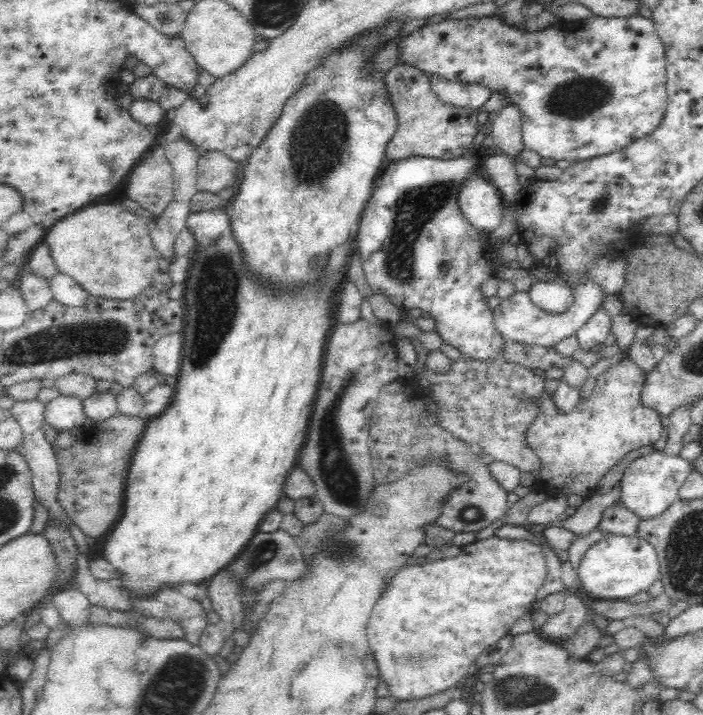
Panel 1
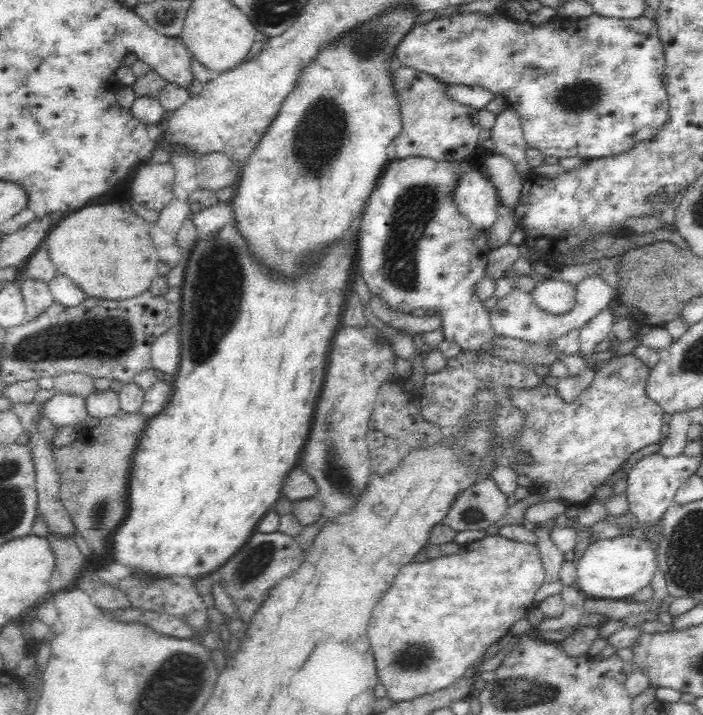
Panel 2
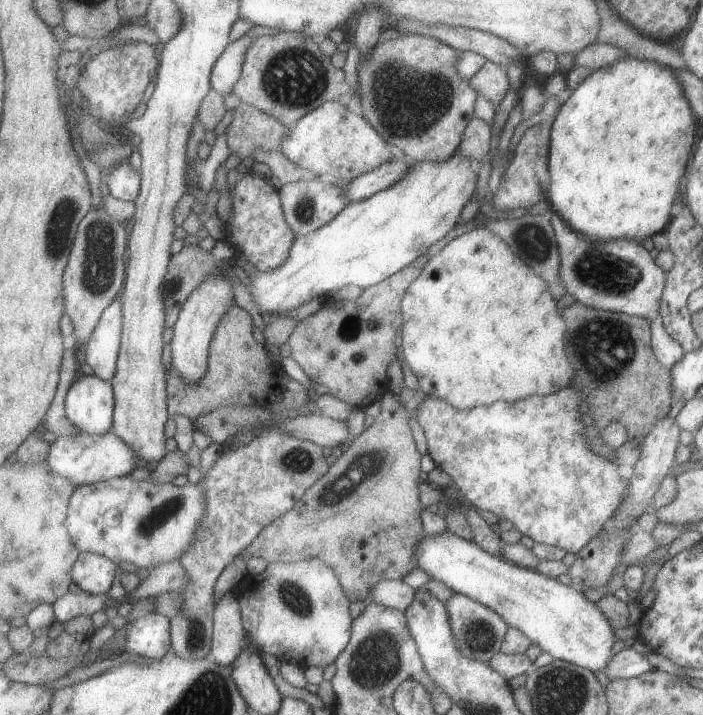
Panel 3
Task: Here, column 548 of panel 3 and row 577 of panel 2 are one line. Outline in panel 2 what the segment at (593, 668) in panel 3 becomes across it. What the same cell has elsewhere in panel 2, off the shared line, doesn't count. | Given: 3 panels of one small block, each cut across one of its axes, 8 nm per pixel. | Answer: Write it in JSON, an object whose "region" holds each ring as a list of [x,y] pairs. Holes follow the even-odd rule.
{"region":[[[635,534],[620,535],[609,539],[600,539],[587,546],[586,552],[576,561],[577,580],[575,586],[580,589],[587,598],[593,599],[631,599],[633,595],[648,586],[652,582],[658,570],[657,555],[650,547],[651,543],[643,537]]]}

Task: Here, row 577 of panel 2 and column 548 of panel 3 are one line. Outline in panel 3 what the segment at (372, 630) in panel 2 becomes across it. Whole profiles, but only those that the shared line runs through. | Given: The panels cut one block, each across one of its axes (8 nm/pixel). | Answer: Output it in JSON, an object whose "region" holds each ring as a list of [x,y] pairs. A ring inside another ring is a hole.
{"region":[[[571,385],[566,386],[552,394],[552,396],[532,396],[520,402],[496,402],[492,406],[476,406],[470,410],[456,410],[454,406],[450,406],[444,400],[438,400],[434,396],[426,396],[422,403],[416,409],[417,422],[422,427],[427,438],[427,448],[430,456],[433,458],[436,467],[440,467],[446,474],[448,474],[453,484],[462,492],[465,502],[469,508],[476,511],[486,510],[494,516],[498,516],[499,520],[508,520],[512,522],[516,530],[519,530],[524,536],[529,536],[536,543],[544,543],[552,546],[558,546],[562,550],[566,550],[568,554],[576,554],[580,552],[588,542],[594,537],[597,537],[602,528],[606,526],[609,519],[613,516],[619,508],[622,499],[625,498],[625,491],[627,490],[628,481],[624,480],[618,471],[618,466],[612,461],[594,454],[588,448],[586,442],[586,426],[581,422],[582,412],[579,411],[580,404],[584,402],[584,394],[580,394],[580,390],[574,390]]]}

